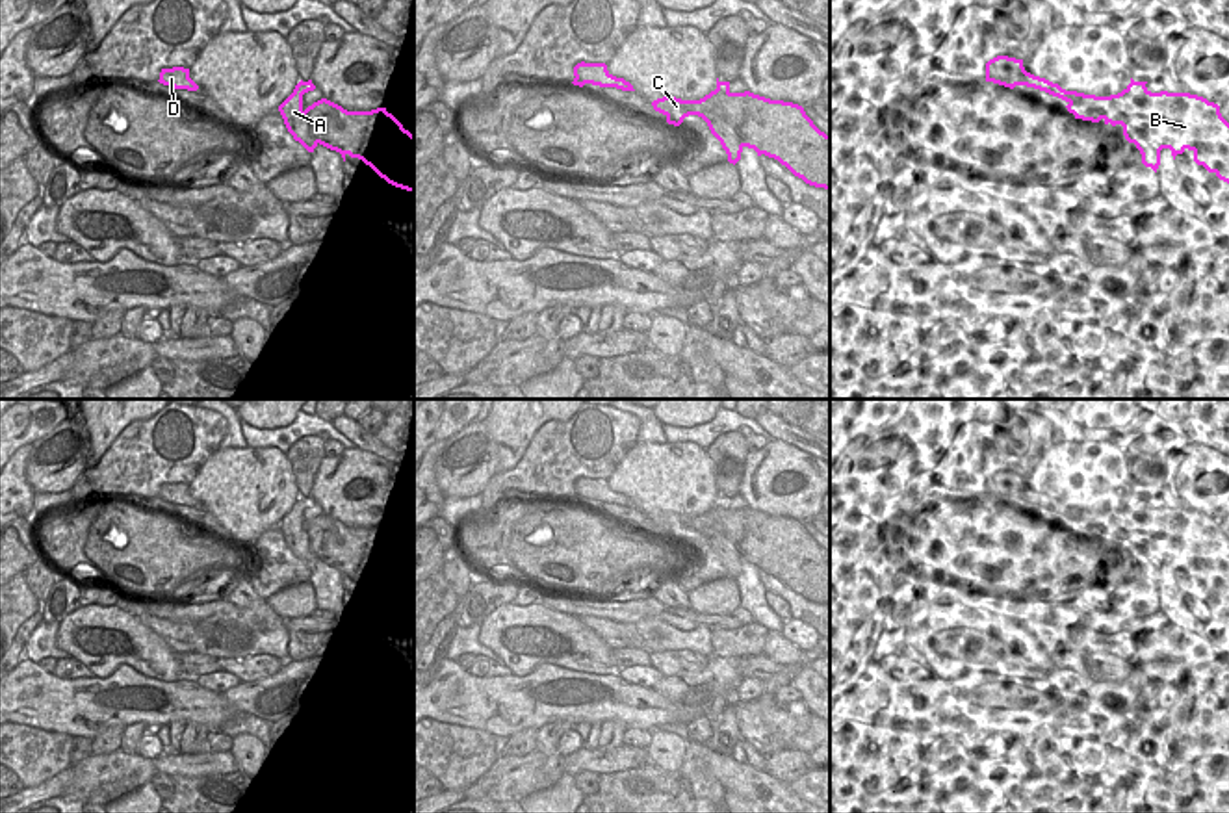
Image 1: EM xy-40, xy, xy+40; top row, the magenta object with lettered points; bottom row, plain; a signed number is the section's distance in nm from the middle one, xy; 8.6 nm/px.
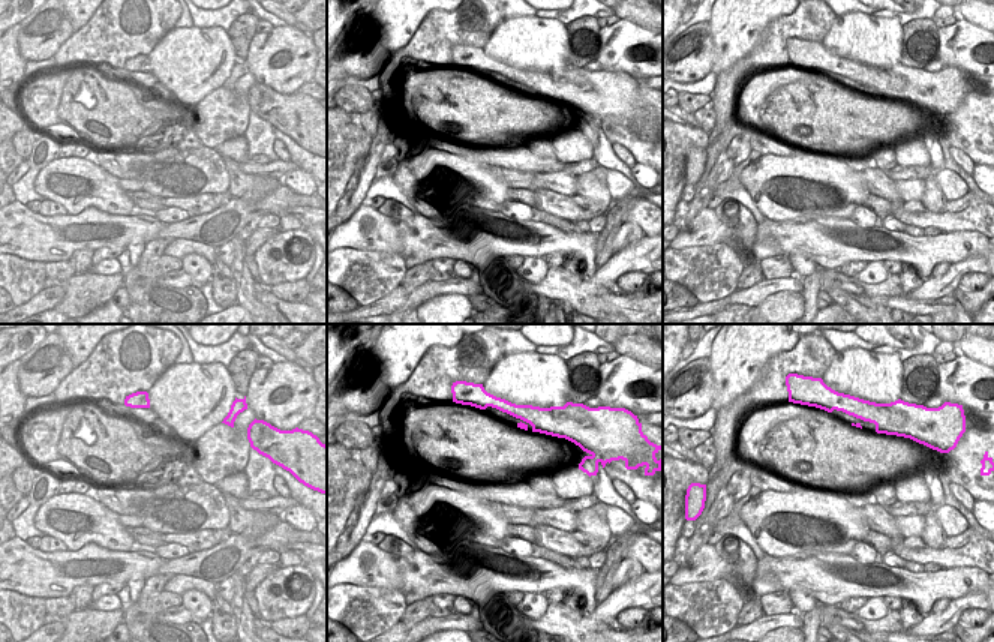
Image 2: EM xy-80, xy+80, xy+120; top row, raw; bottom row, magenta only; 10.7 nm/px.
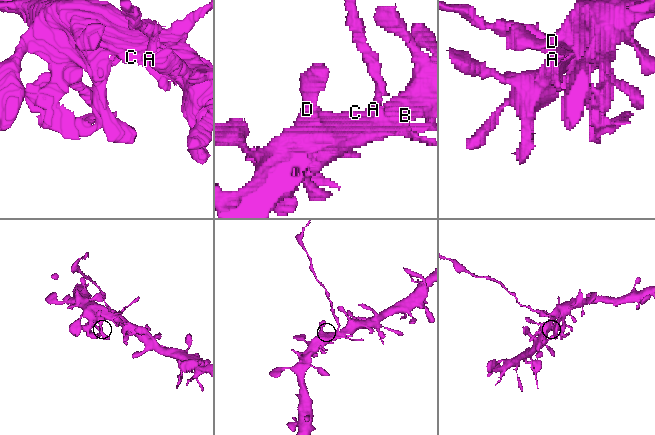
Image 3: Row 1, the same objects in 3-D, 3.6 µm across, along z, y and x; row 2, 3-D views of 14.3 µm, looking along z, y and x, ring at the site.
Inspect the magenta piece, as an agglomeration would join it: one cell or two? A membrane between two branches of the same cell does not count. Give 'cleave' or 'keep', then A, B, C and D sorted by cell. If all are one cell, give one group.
cleave; A / B C D

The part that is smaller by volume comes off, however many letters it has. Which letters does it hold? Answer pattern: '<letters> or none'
A

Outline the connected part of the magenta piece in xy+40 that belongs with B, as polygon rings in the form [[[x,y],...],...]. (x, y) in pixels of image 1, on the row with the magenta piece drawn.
[[[997,56],[986,63],[986,82],[1014,89],[1027,85],[1067,102],[1075,119],[1105,124],[1121,124],[1123,134],[1136,128],[1145,134],[1158,152],[1170,148],[1175,160],[1186,148],[1194,161],[1229,184],[1229,123],[1220,106],[1190,93],[1151,93],[1145,84],[1134,82],[1118,95],[1095,97],[1066,91],[1058,84],[1025,71],[1023,59]]]

